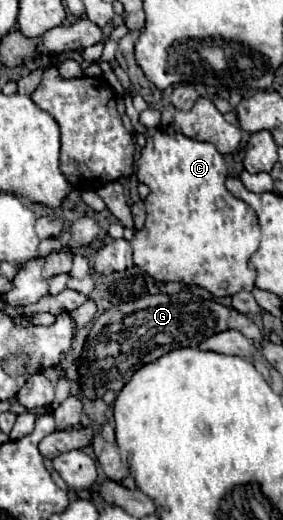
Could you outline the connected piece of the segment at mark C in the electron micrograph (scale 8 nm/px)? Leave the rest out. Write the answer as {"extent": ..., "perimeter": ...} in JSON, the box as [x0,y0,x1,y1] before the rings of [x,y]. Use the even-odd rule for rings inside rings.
{"extent":[131,128,259,298],"perimeter":[[[149,128],[147,144],[143,146],[137,160],[137,178],[151,188],[149,196],[145,198],[145,226],[143,230],[135,232],[131,240],[133,262],[143,272],[155,280],[183,282],[207,288],[217,298],[233,296],[241,290],[253,290],[257,272],[249,268],[249,258],[259,248],[257,214],[243,200],[227,192],[227,166],[213,144],[191,140],[183,134],[167,134],[159,128]]]}

